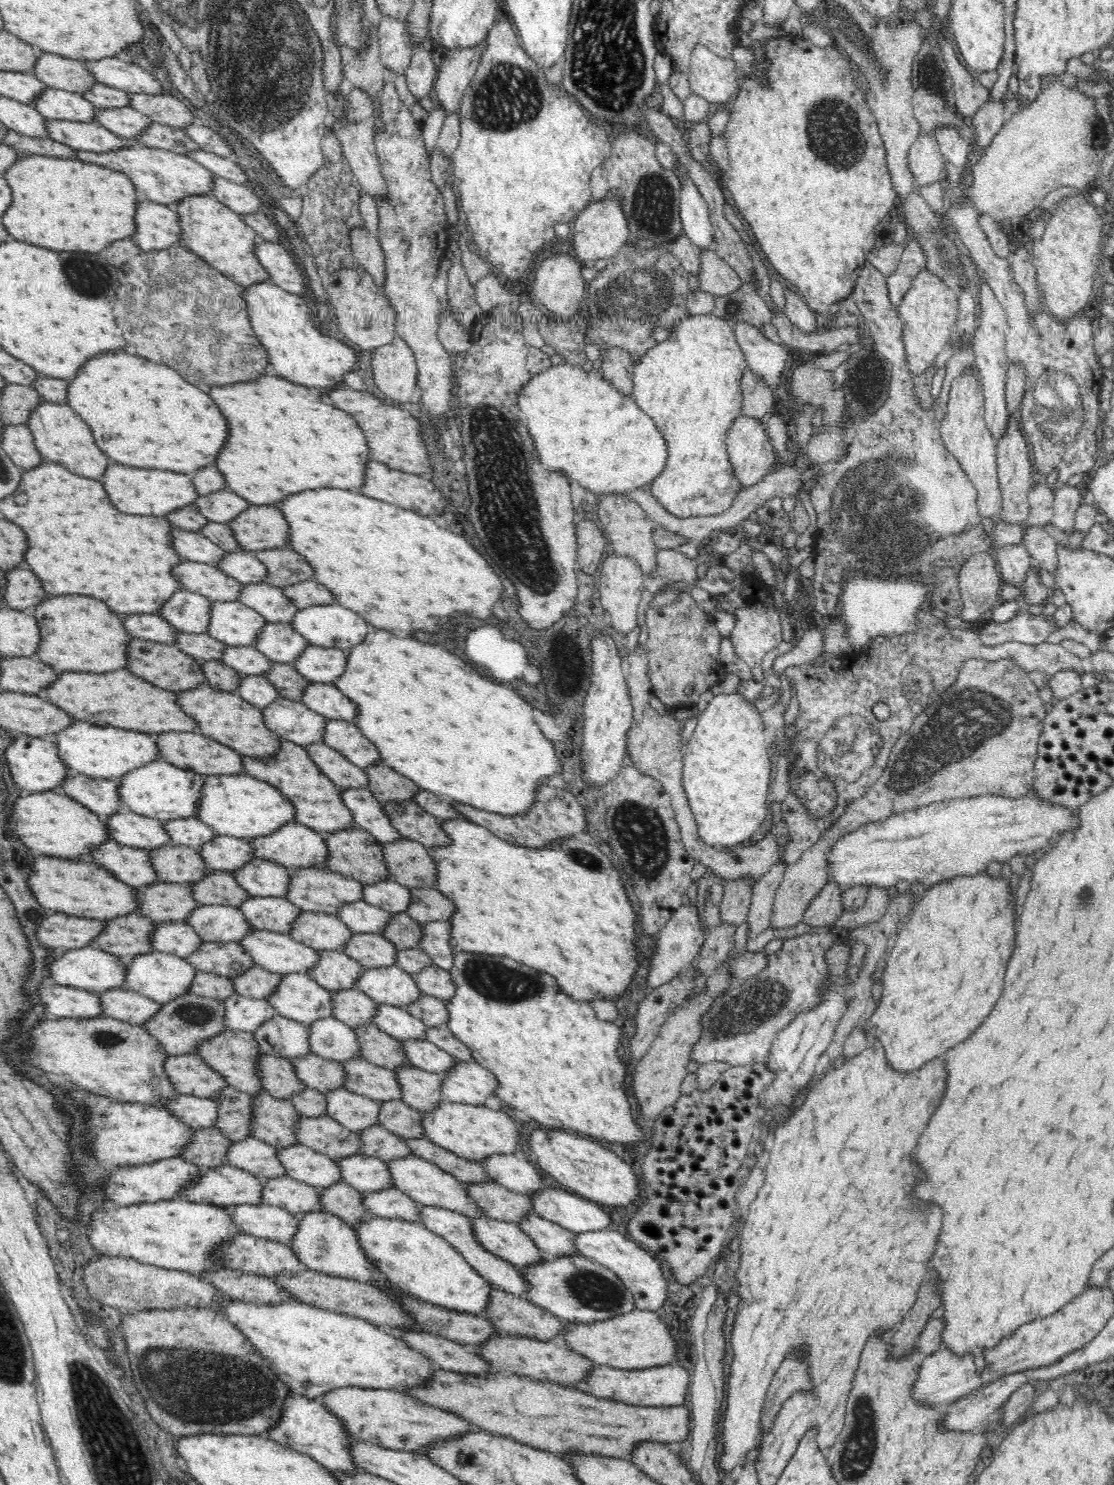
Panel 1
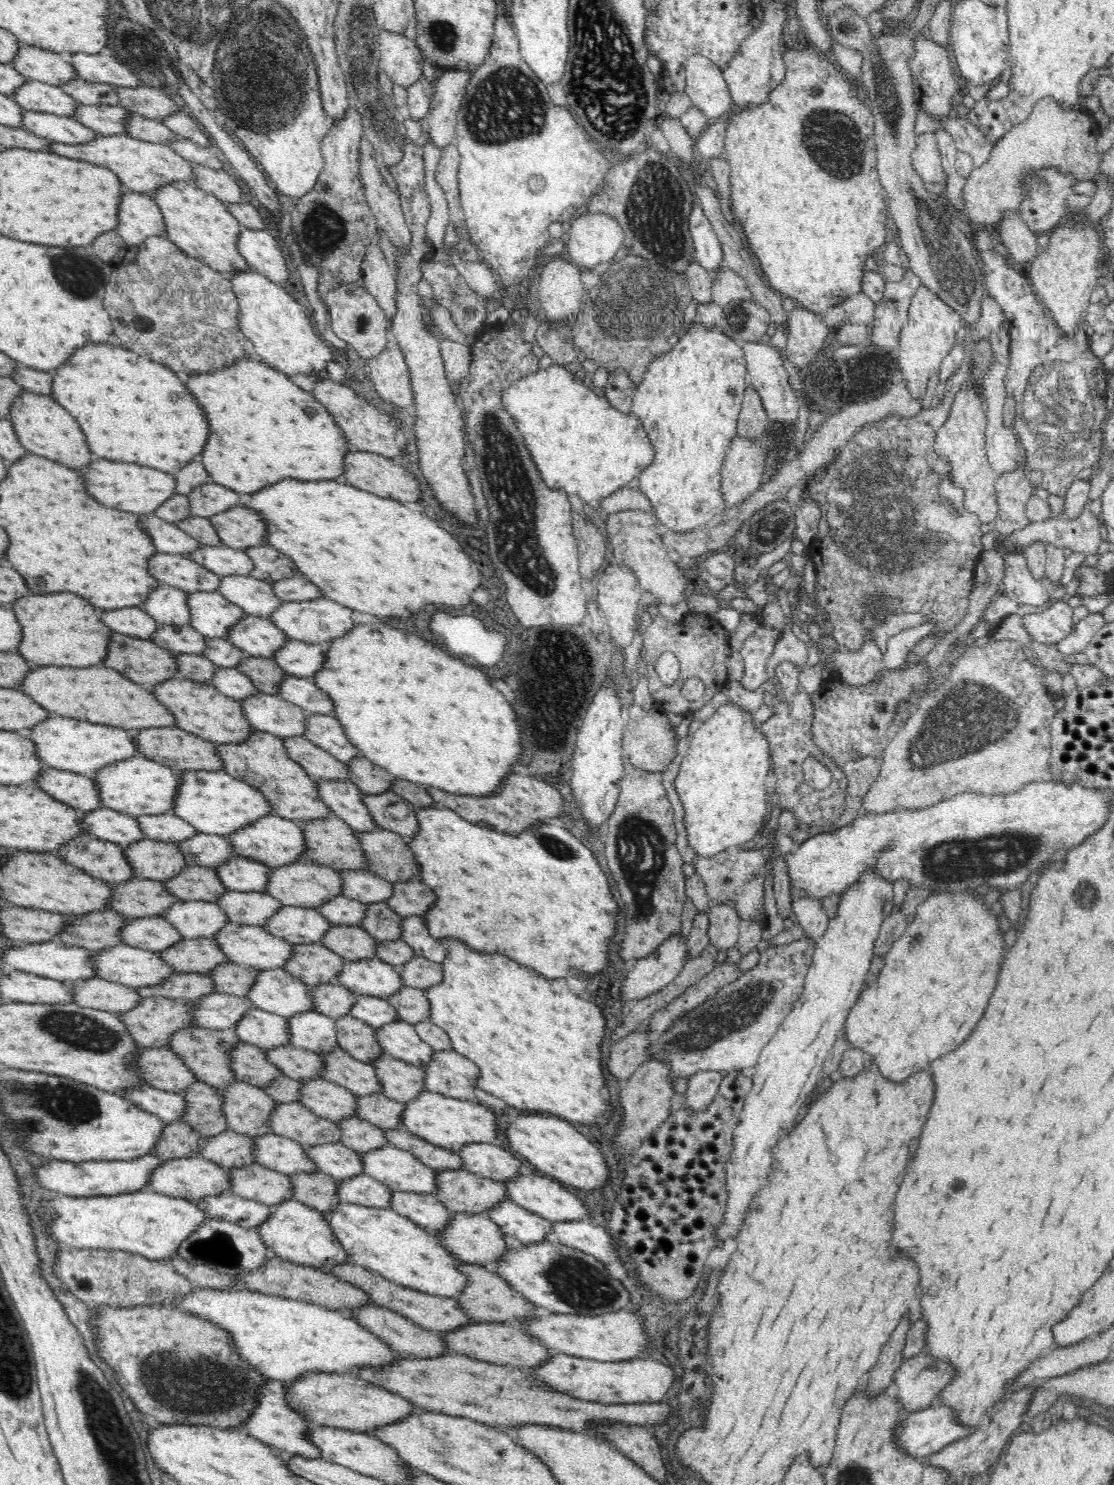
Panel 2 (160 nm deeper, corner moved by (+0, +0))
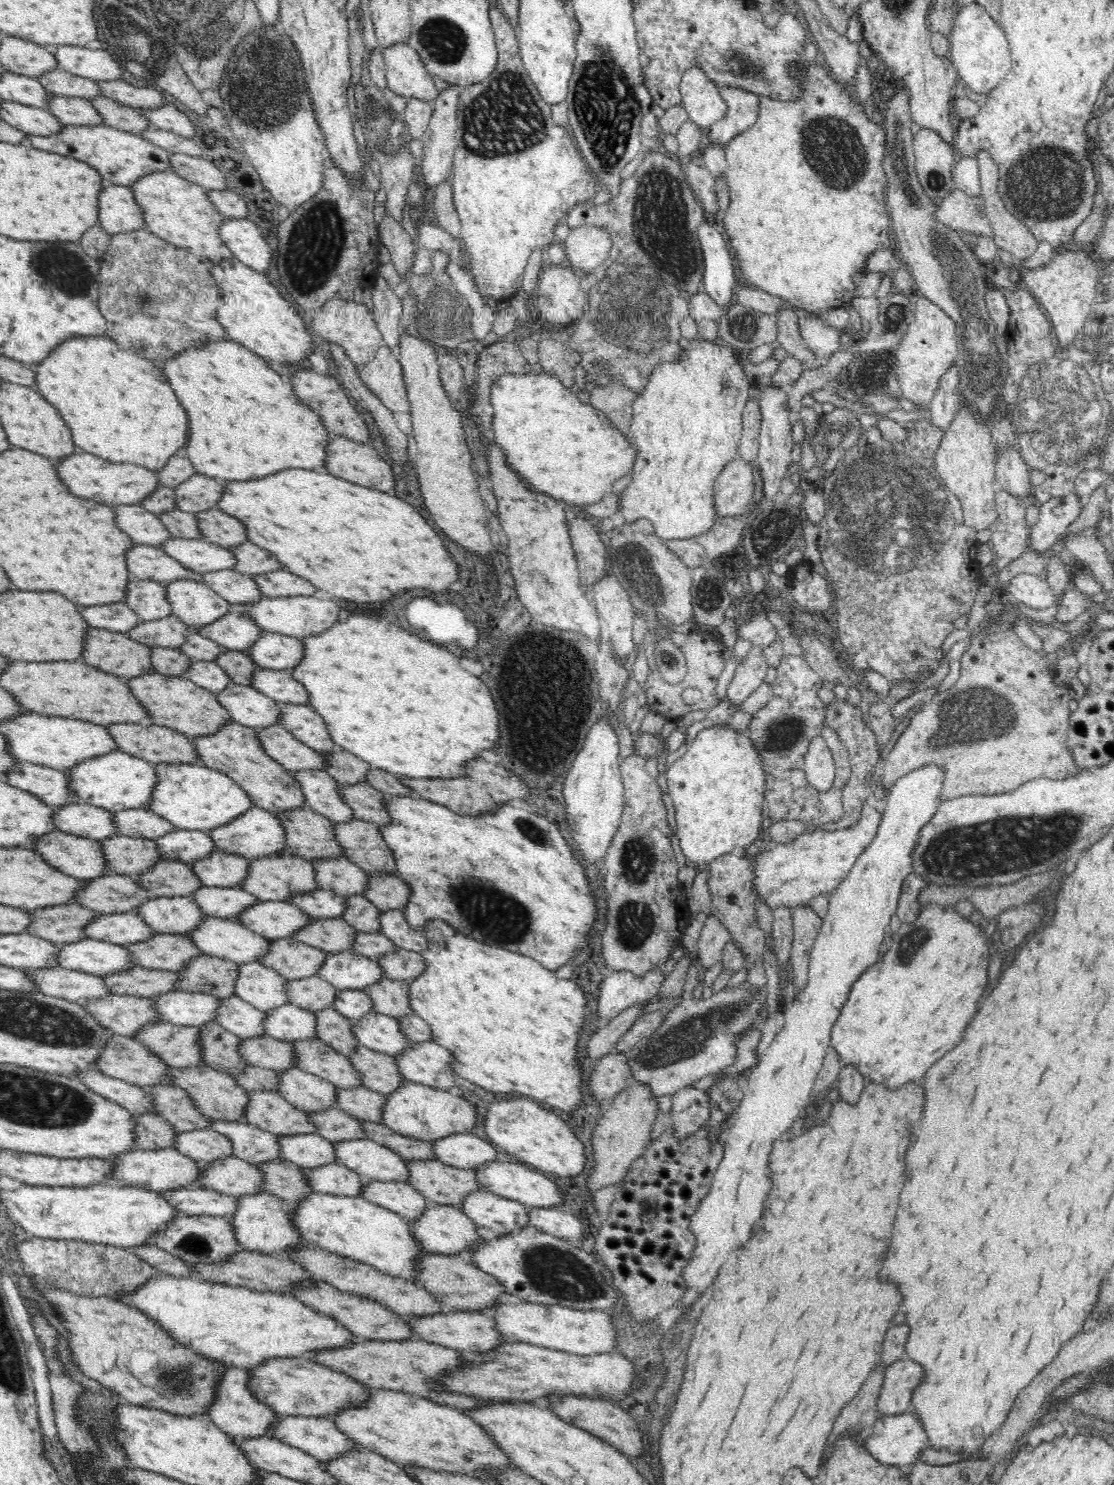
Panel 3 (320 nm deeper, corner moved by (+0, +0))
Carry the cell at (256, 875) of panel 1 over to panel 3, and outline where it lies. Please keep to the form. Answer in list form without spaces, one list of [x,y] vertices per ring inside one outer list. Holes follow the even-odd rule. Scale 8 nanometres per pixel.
[[[214,850],[190,864],[203,886],[238,887],[247,876],[249,860],[240,855]]]

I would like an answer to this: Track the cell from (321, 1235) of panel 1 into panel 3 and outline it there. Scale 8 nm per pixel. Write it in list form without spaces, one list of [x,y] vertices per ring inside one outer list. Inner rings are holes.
[[[261,1191],[256,1194],[234,1196],[234,1199],[236,1199],[236,1210],[228,1219],[240,1248],[281,1256],[290,1248],[304,1245],[296,1227],[288,1219],[291,1206],[284,1203],[281,1198]]]

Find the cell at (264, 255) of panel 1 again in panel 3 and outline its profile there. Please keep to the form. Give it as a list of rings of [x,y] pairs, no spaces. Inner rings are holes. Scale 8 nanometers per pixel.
[[[224,218],[218,233],[235,260],[259,273],[270,268],[272,250],[256,224],[244,218]]]

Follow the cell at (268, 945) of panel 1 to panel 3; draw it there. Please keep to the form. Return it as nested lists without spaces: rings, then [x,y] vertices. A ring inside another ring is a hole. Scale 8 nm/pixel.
[[[204,916],[199,924],[187,935],[189,940],[206,955],[218,956],[235,962],[237,965],[244,962],[258,961],[258,956],[268,952],[270,941],[245,928],[240,921],[220,919],[213,916]]]

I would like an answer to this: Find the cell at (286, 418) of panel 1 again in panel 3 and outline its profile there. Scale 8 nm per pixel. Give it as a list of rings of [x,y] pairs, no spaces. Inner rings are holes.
[[[230,338],[202,340],[200,344],[190,346],[190,348],[186,348],[184,352],[180,352],[178,356],[166,360],[166,364],[164,364],[162,370],[164,370],[166,378],[168,378],[168,382],[172,384],[172,388],[174,388],[174,392],[176,392],[180,404],[184,406],[184,410],[186,410],[186,414],[188,414],[188,422],[190,422],[188,428],[190,428],[190,432],[188,432],[188,444],[186,444],[184,452],[186,452],[186,457],[192,460],[192,466],[198,474],[219,479],[220,482],[223,482],[224,480],[264,478],[264,476],[268,476],[268,474],[274,474],[274,472],[280,472],[280,470],[286,470],[286,468],[323,470],[324,461],[326,461],[326,440],[328,440],[328,436],[326,436],[326,429],[321,424],[318,414],[313,412],[308,406],[305,406],[305,404],[295,396],[292,385],[290,383],[286,384],[286,382],[282,380],[283,378],[268,365],[267,359],[248,350],[243,344],[232,341]]]

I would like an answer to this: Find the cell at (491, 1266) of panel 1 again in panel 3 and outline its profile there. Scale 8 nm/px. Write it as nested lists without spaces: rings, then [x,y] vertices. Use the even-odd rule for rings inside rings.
[[[368,1179],[360,1189],[362,1192],[358,1196],[402,1215],[409,1221],[420,1216],[428,1205],[422,1194],[408,1182]]]

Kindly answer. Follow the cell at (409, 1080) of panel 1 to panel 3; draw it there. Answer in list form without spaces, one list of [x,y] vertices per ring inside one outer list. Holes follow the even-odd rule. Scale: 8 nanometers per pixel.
[[[358,1044],[347,1057],[352,1067],[358,1071],[362,1086],[370,1090],[388,1095],[394,1092],[404,1079],[396,1067],[396,1059],[393,1056],[374,1052]]]

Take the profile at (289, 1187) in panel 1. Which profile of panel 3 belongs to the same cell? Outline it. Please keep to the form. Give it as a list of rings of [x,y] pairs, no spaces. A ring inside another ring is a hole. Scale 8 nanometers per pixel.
[[[230,1156],[198,1166],[197,1185],[231,1197],[261,1192],[262,1173],[256,1165]]]

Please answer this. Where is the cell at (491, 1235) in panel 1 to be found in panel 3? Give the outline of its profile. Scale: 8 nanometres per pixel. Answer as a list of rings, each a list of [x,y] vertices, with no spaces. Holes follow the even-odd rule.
[[[428,1204],[420,1216],[409,1221],[410,1233],[416,1241],[416,1249],[434,1254],[463,1255],[466,1248],[478,1242],[474,1221],[456,1205]]]

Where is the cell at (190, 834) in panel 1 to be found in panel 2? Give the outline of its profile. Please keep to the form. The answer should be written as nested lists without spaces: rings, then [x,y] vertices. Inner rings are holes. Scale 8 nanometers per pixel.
[[[174,813],[142,814],[134,816],[138,821],[144,838],[162,842],[179,843],[197,833],[186,821],[178,818]]]

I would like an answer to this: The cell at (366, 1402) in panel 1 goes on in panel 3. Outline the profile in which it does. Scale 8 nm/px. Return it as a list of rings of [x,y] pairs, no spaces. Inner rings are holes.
[[[303,1353],[295,1358],[269,1358],[261,1362],[258,1367],[253,1367],[249,1370],[249,1380],[247,1386],[253,1393],[253,1396],[271,1408],[278,1416],[312,1416],[312,1417],[334,1417],[337,1411],[345,1407],[354,1407],[360,1405],[366,1400],[369,1394],[369,1388],[353,1380],[340,1372],[335,1372],[330,1368],[320,1366],[312,1360],[312,1356],[308,1353]]]

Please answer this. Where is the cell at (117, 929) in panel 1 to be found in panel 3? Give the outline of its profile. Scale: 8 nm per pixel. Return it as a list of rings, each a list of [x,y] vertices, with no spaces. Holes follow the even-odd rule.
[[[74,902],[35,909],[28,914],[31,924],[26,933],[56,944],[87,939],[83,929],[97,916],[94,910]]]

